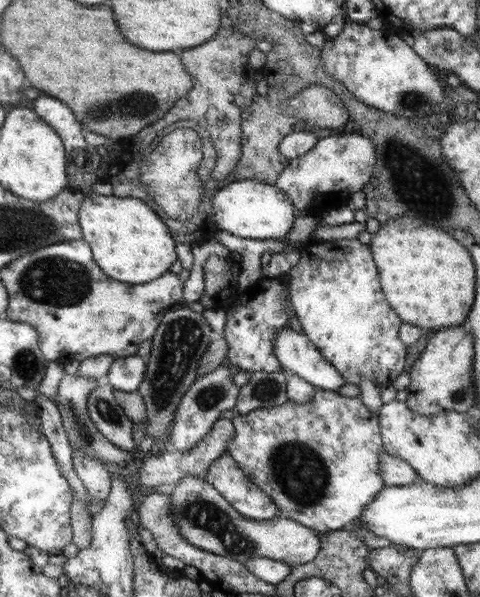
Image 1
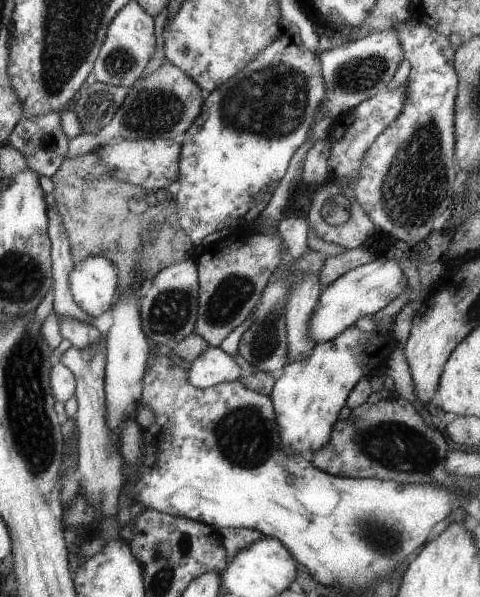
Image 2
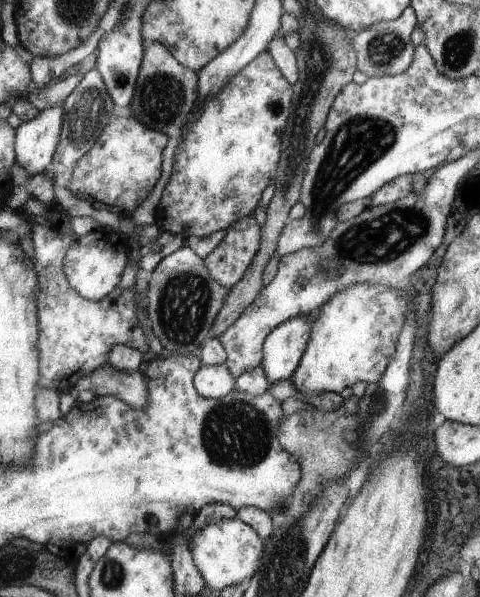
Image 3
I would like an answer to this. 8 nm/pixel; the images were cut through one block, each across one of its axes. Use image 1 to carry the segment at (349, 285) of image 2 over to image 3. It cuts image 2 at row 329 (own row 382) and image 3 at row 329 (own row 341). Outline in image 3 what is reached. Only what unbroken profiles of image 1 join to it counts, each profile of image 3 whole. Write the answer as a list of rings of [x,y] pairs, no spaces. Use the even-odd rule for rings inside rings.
[[[313,316],[290,318],[266,337],[262,370],[270,384],[290,379],[297,370],[313,334]]]

